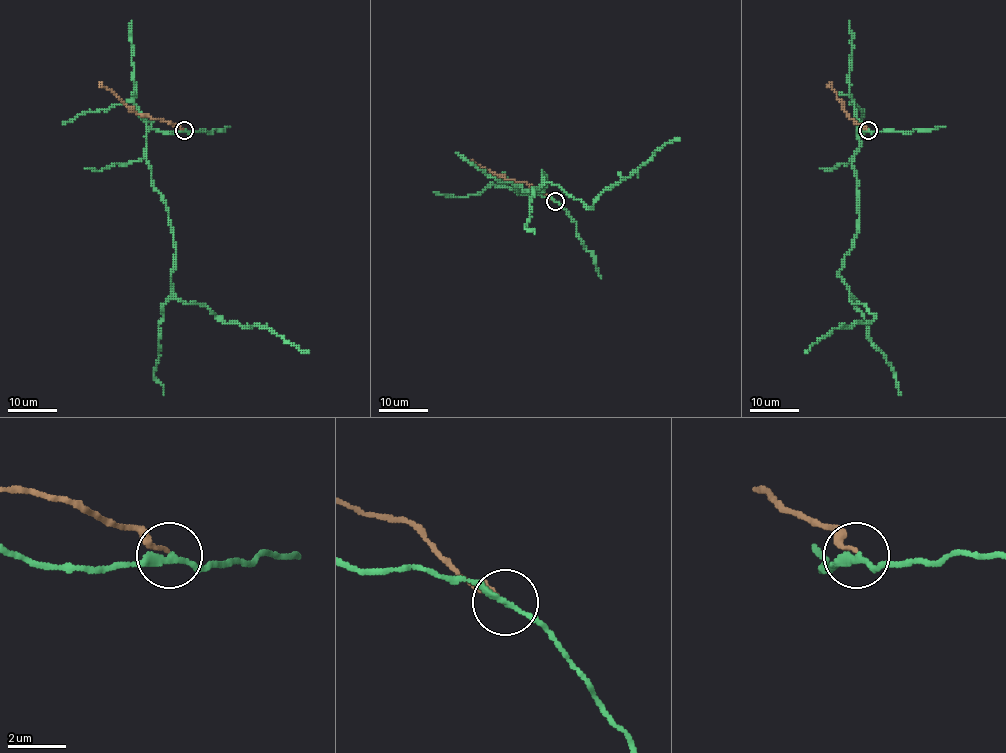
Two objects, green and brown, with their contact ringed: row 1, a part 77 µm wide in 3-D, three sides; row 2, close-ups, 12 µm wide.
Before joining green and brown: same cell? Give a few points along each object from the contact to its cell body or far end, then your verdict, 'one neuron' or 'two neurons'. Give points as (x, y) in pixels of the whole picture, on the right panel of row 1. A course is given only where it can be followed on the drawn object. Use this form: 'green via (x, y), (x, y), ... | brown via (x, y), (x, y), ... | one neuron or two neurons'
green via (868, 131), (859, 127), (852, 165), (858, 227), (839, 272), (852, 303), (877, 316), (835, 327), (804, 352) | brown via (868, 129), (851, 120), (829, 86) | two neurons

